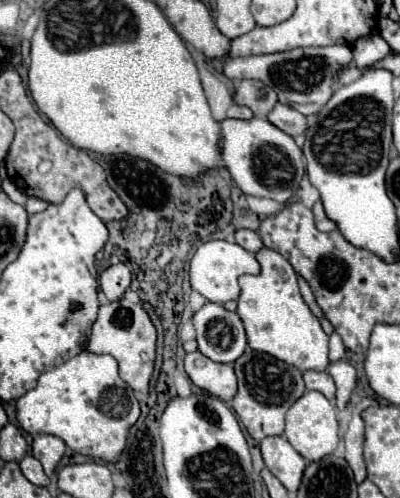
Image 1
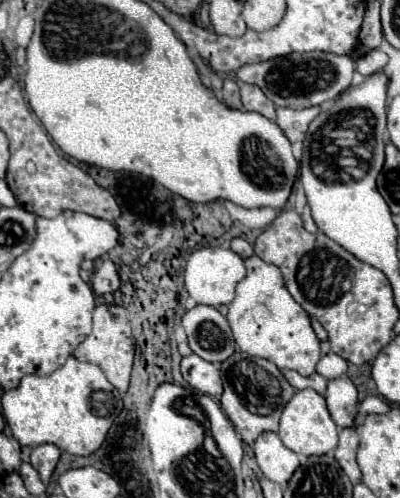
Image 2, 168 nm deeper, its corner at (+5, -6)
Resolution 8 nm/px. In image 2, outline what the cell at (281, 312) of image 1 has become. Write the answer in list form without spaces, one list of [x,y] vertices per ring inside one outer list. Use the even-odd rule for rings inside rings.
[[[252,255],[246,261],[248,275],[236,285],[236,297],[230,303],[228,323],[240,351],[272,361],[278,369],[294,369],[300,375],[312,375],[320,359],[320,341],[310,327],[308,313],[288,293],[282,273],[276,265]]]

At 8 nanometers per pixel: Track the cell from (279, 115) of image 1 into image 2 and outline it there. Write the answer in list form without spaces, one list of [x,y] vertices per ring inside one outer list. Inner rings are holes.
[[[278,107],[276,109],[276,125],[282,129],[282,133],[288,137],[288,141],[302,141],[308,125],[314,121],[314,117],[320,113],[318,107],[294,111],[288,107]]]

